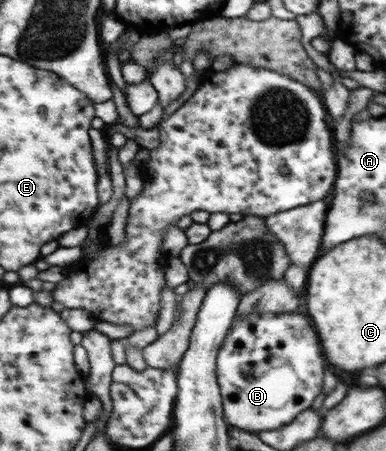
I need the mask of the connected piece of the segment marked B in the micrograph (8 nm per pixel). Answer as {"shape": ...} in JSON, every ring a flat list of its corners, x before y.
{"shape":[[265,313,251,316,250,318,240,321,240,323,233,323,226,334,225,341,222,343,221,351,217,359,217,380,221,386,221,394,224,396,224,414,232,429,243,429,247,432,259,433,260,431,272,431,279,427,288,426,289,423,296,421,297,415,304,413,314,403,314,399,320,395,322,391,322,381,324,381,324,357,320,351,320,343,318,337,314,333,314,321,308,315,295,313,272,314]]}

